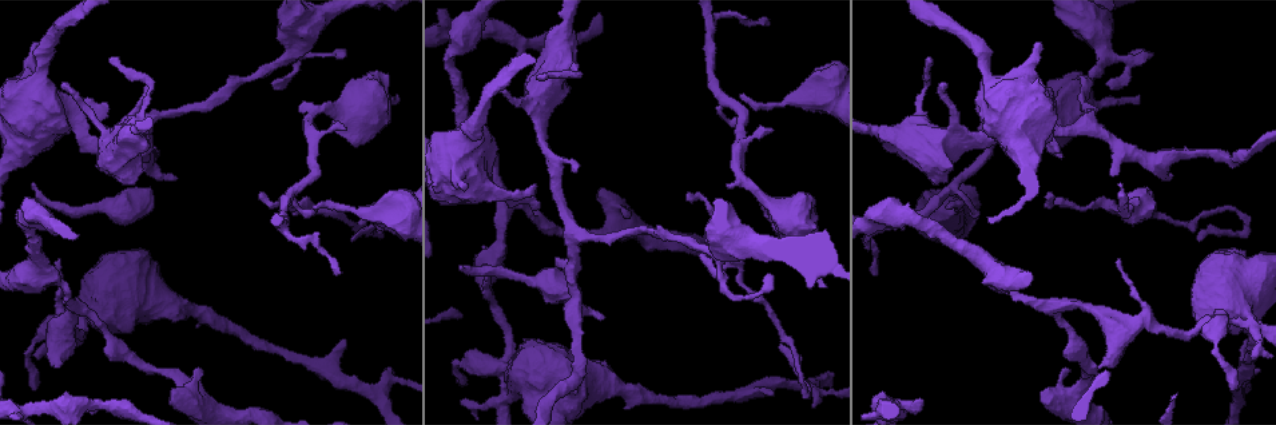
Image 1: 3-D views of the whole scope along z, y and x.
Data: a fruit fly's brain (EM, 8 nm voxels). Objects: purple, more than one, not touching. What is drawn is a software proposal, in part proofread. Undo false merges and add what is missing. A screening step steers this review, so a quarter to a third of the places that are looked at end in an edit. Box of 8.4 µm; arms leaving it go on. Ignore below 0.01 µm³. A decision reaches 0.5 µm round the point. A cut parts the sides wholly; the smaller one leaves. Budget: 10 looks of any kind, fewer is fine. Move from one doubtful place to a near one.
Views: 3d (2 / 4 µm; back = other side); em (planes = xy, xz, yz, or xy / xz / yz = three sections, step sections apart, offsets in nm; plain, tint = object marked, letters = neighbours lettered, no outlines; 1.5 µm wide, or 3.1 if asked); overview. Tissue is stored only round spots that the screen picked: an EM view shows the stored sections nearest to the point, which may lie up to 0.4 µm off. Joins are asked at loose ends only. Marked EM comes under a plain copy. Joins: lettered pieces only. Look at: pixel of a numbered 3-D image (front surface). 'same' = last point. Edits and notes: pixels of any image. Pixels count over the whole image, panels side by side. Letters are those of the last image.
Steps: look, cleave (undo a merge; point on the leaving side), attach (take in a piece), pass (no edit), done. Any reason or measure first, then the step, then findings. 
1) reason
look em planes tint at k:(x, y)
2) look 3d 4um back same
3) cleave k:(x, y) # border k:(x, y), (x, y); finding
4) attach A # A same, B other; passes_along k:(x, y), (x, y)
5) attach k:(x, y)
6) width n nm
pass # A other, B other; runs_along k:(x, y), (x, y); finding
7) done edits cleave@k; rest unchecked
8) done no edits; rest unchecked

free end
look 3d 4um at 1:(482, 247)

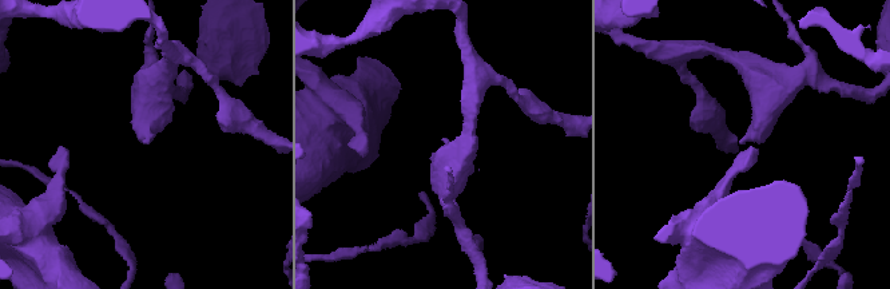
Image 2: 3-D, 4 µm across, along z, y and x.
look em planes letters at 2:(145, 143)

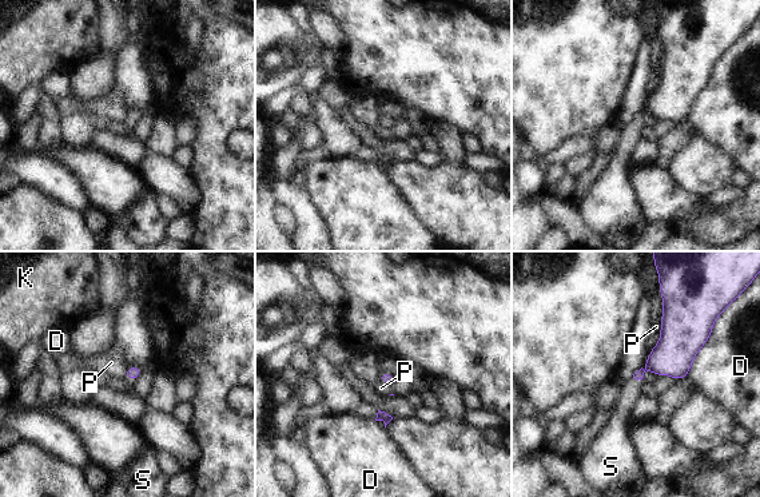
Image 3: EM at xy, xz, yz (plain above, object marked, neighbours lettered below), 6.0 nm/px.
longest_contact D 360 nm
attach S # D other, K other, P other, S same; passes_along 3:(672, 356), (639, 378), (632, 390); it goes on there

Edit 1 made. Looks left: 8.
look overview

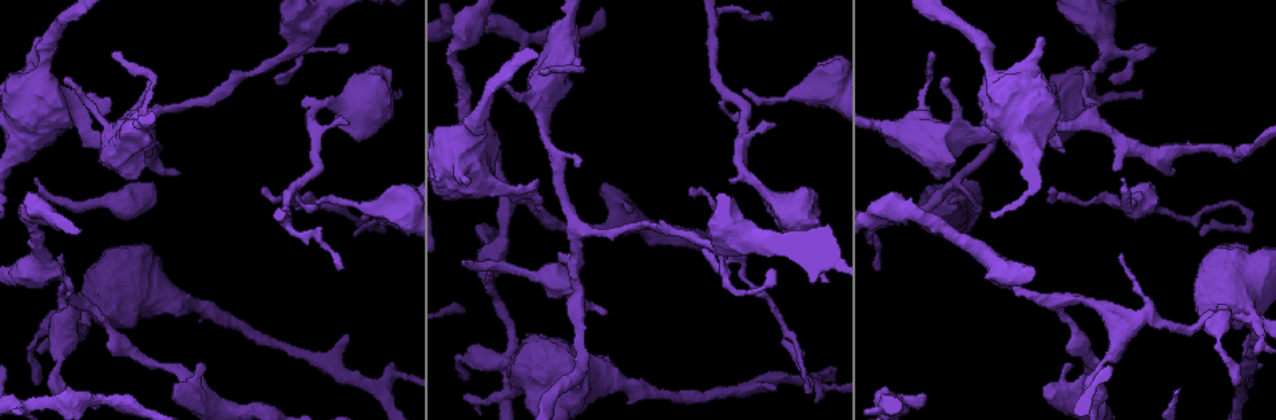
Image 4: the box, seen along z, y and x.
calibre changes
look em xy step 4 tint at 4:(1218, 341)

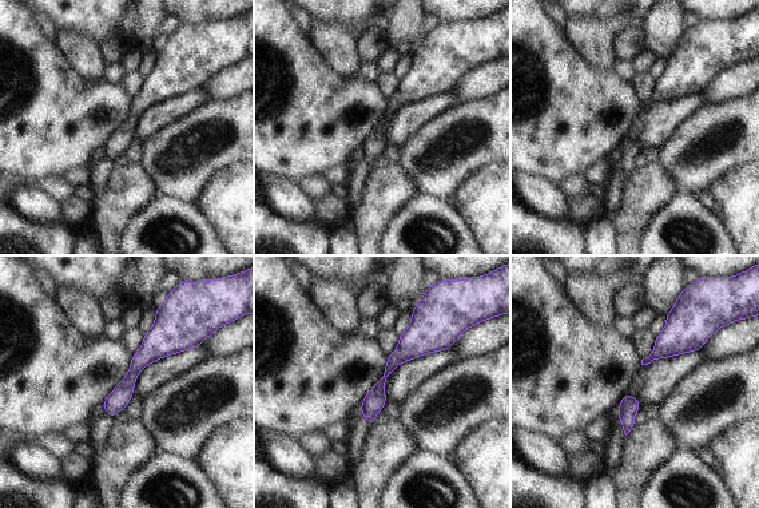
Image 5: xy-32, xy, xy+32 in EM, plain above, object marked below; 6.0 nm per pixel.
cut it another way
look em planes letters same

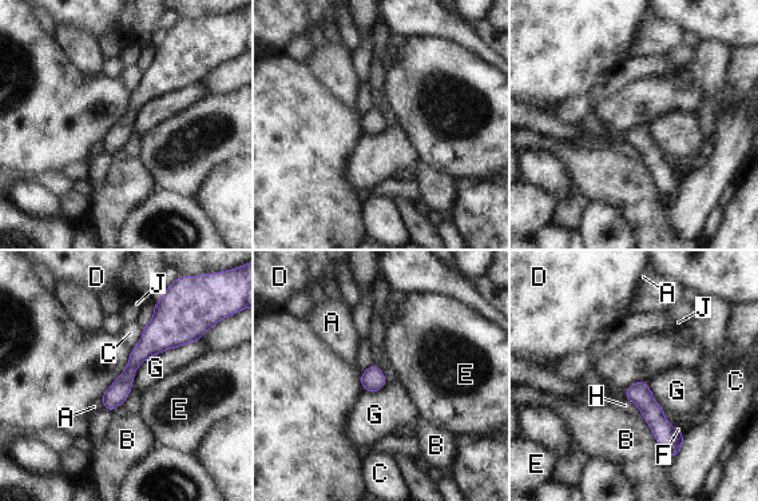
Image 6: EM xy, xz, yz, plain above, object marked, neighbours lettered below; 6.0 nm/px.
pass # A other, B other, C other, D other, E other, F other, G other, H other, J other; runs_along 6:(166, 307), (166, 327), (110, 406); all the same cell

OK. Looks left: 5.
tapers out
look em planes letters at 4:(35, 179)

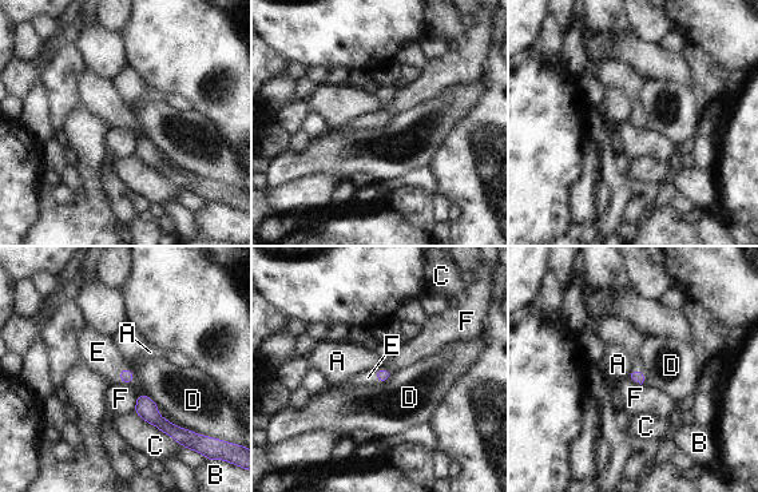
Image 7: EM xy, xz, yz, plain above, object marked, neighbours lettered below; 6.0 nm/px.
attach E # A other, B other, C other, D other, E same, F other; passes_along 7:(637, 376), (643, 376), (638, 364); it goes on there

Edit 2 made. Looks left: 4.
done edits attach@3, attach@7; rest unchecked

